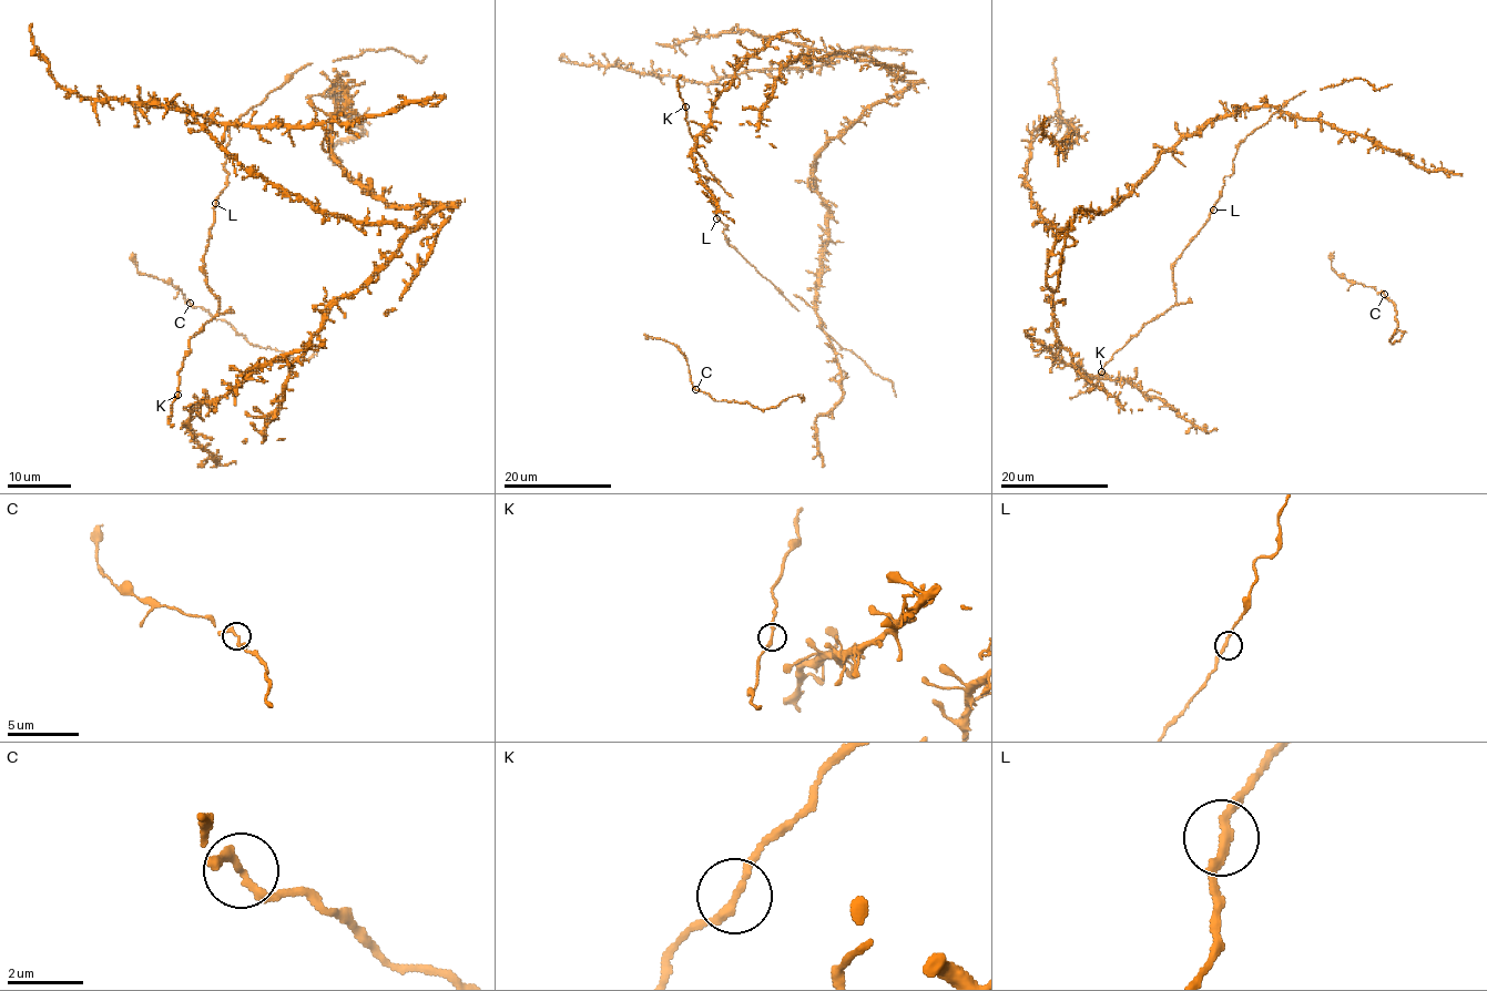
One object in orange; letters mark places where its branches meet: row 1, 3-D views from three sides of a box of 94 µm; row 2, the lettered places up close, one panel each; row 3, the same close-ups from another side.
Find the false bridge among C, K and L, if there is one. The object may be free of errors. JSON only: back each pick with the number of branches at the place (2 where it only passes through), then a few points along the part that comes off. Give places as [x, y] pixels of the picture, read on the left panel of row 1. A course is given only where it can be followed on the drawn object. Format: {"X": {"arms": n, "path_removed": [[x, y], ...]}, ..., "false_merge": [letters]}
{"false_merge": []}

